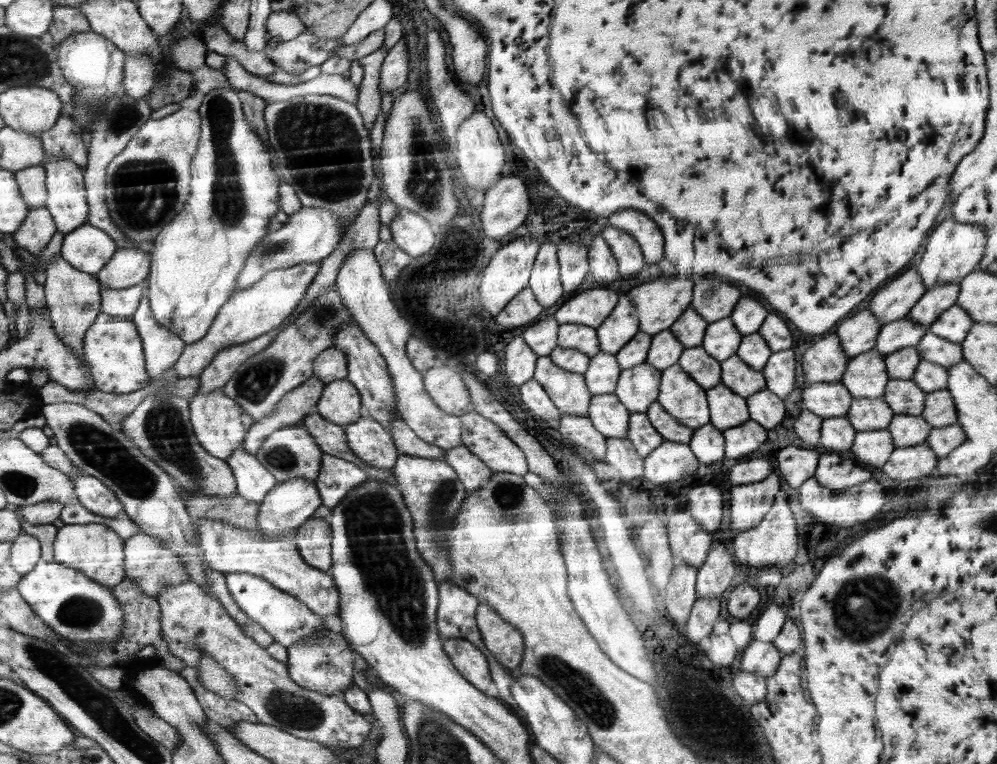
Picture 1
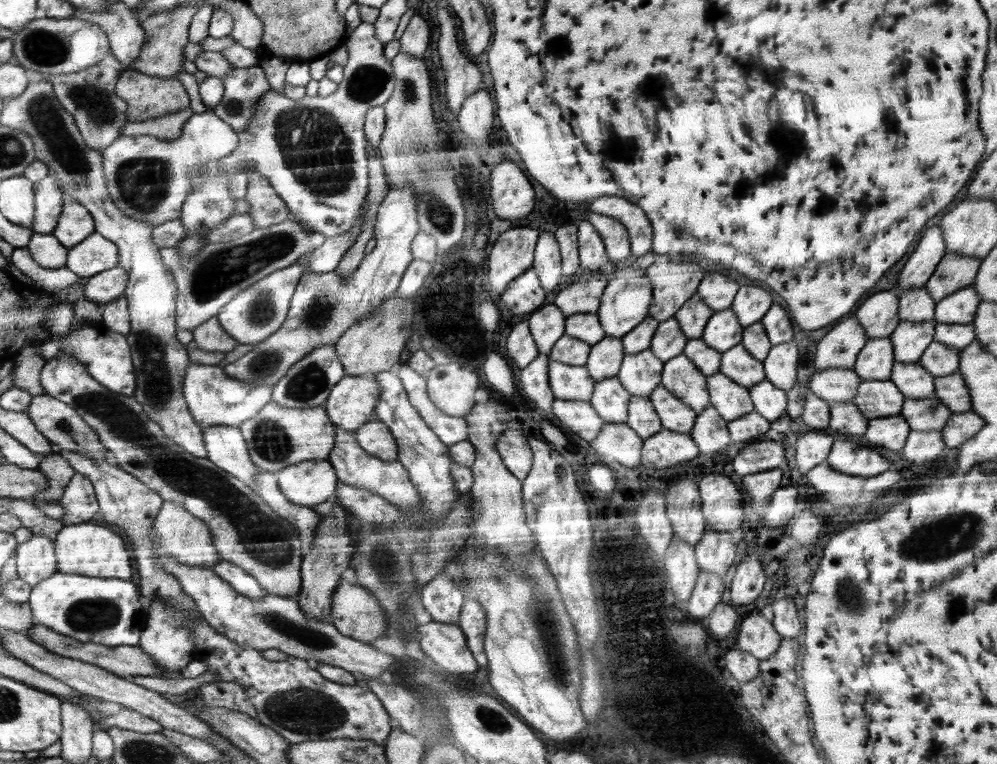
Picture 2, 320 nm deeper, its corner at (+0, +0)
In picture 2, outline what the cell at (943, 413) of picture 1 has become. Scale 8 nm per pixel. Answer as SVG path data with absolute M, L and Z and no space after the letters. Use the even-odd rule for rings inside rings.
M958 371L948 376L936 377L935 394L953 413L965 413L972 408L968 387Z

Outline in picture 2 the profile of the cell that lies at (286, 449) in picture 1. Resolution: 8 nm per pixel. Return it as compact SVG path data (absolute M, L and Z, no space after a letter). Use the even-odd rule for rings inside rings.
M268 402L256 417L237 427L243 431L252 462L262 472L275 474L284 467L298 465L299 462L324 461L335 448L336 426L323 406L288 410L274 402Z

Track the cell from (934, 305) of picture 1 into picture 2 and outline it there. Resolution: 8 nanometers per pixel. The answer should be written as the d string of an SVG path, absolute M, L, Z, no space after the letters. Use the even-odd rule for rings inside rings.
M945 253L936 271L925 284L925 290L937 303L949 294L973 284L981 260L960 253Z

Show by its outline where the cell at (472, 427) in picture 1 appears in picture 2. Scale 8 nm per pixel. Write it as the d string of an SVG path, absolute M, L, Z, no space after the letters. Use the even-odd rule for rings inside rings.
M514 427L505 430L499 437L498 451L507 469L516 475L516 478L523 480L527 477L532 466L532 450L525 431Z

